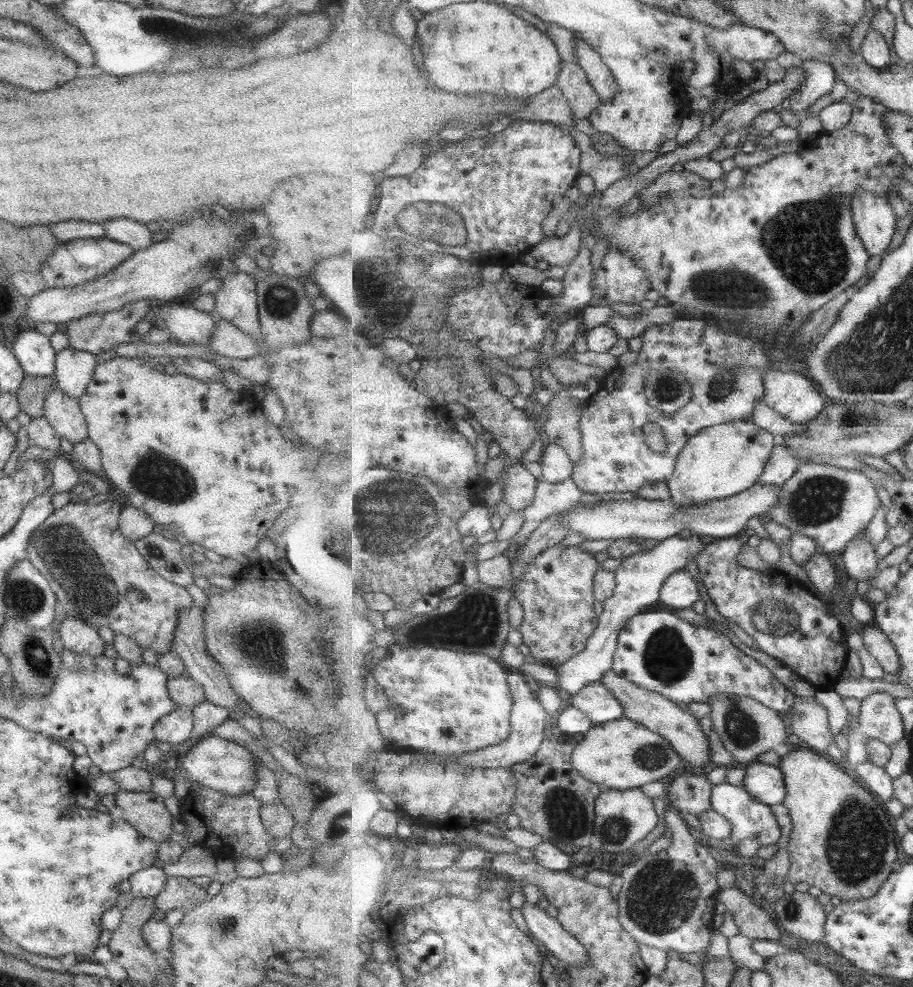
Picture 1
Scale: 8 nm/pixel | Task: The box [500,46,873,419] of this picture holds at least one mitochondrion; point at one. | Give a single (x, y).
(803, 241)

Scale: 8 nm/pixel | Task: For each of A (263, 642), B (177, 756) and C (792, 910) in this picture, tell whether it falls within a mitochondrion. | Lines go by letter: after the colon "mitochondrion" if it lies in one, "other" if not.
A: mitochondrion
B: other
C: mitochondrion

